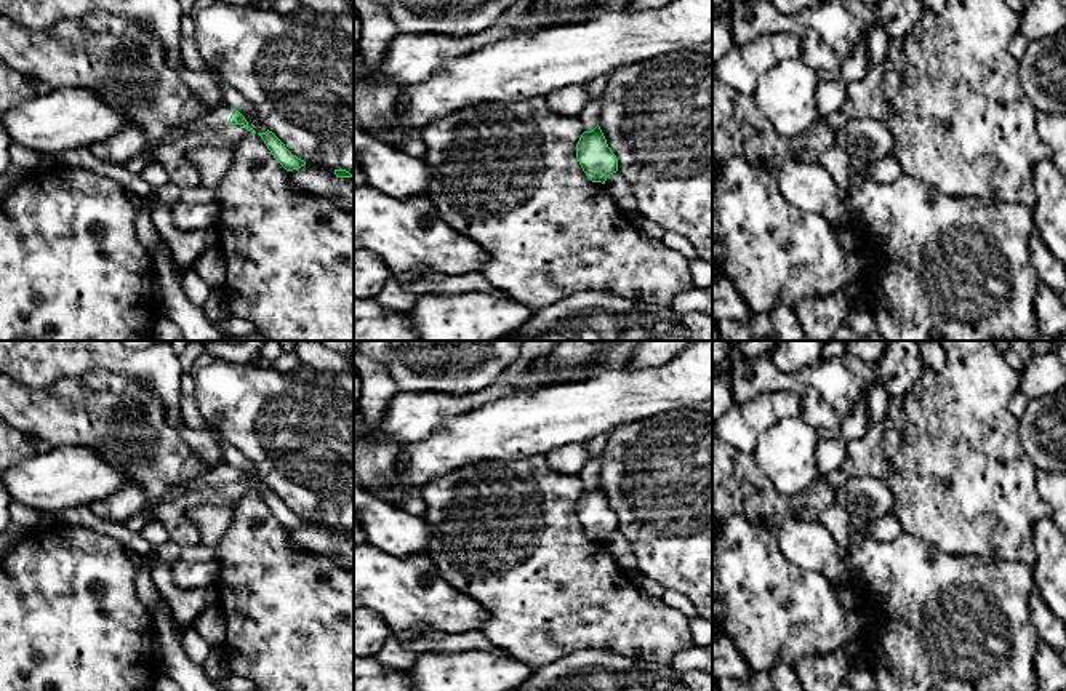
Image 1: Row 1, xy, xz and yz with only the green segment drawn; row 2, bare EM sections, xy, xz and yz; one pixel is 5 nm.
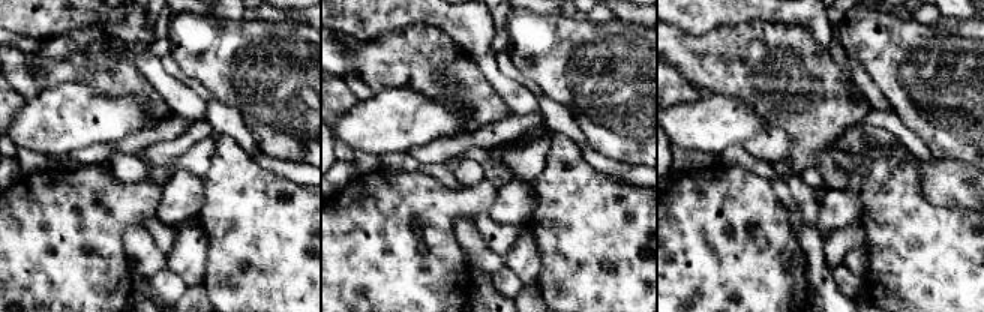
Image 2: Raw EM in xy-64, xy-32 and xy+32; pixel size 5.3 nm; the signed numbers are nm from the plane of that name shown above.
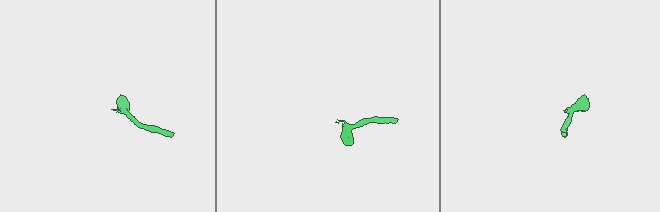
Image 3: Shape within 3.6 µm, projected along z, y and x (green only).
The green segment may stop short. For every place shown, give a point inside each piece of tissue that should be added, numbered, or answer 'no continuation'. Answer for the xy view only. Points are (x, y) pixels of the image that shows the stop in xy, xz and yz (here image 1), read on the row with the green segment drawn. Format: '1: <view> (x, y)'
1: xy (220, 115)

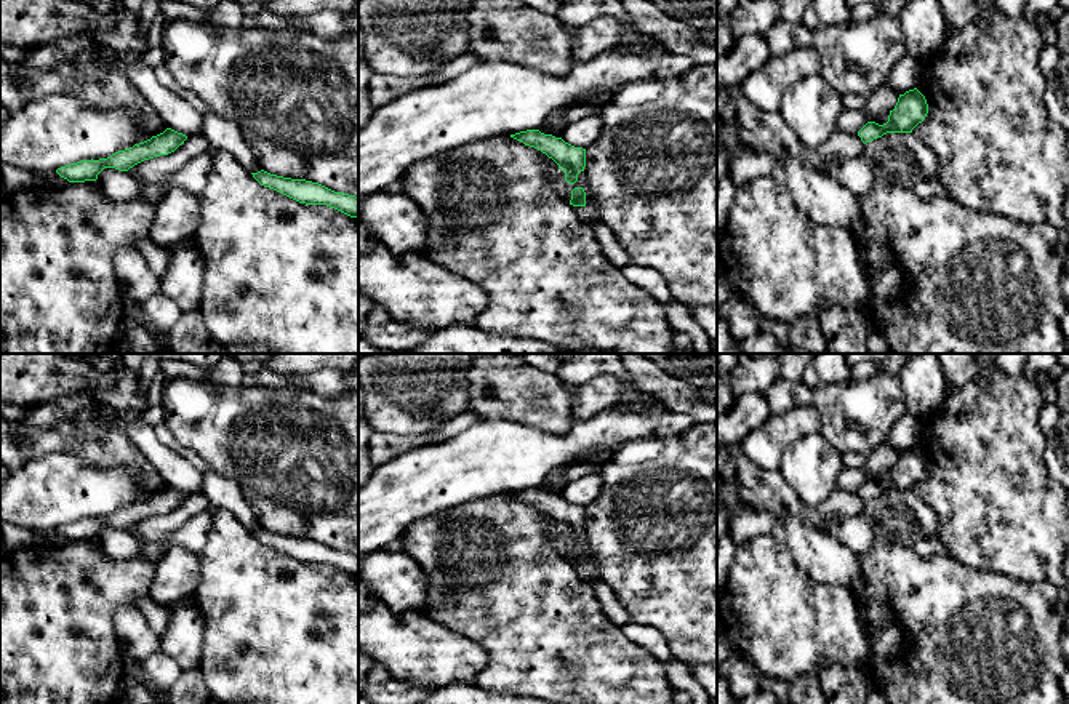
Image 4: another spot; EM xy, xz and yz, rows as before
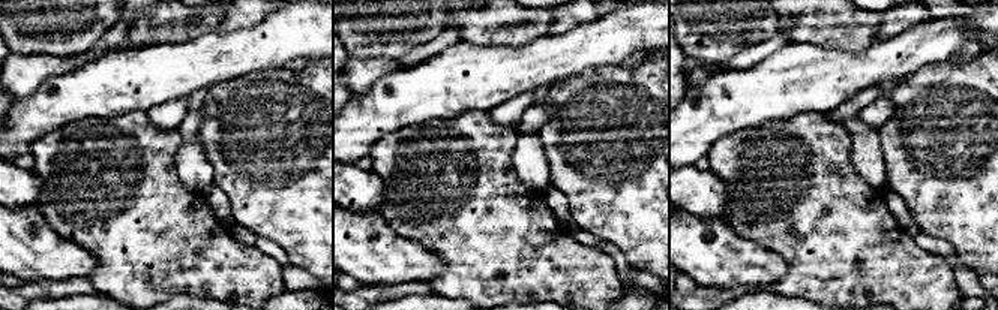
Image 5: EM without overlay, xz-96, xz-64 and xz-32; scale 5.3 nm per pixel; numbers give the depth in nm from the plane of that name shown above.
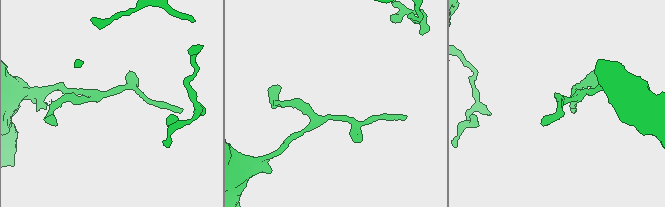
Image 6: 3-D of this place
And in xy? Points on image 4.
no continuation

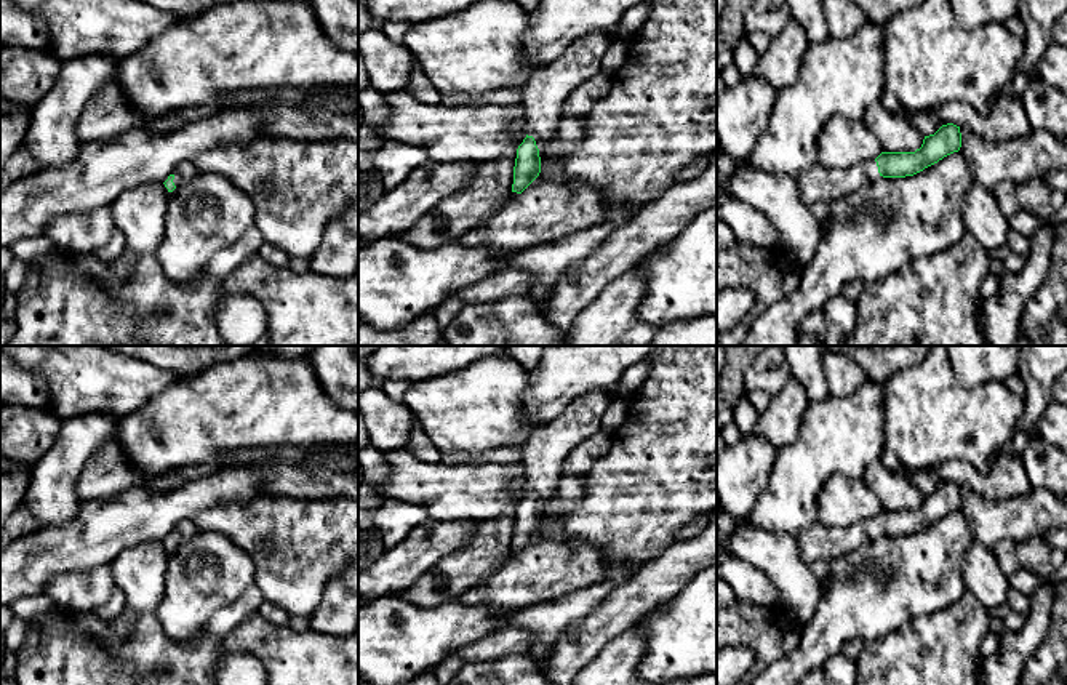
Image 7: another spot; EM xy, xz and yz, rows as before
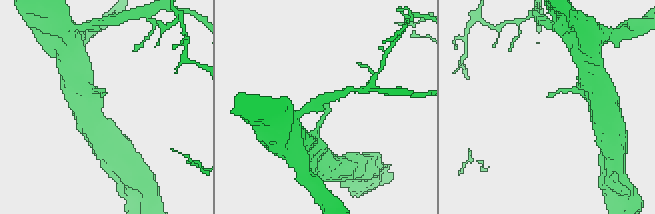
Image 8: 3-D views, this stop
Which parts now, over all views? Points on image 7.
1: xz (549, 87)

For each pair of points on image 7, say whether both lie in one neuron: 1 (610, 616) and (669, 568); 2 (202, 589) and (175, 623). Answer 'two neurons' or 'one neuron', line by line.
1: one neuron
2: one neuron

